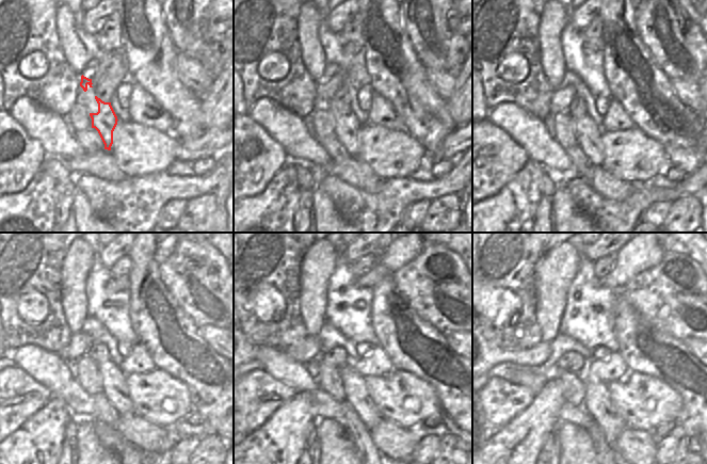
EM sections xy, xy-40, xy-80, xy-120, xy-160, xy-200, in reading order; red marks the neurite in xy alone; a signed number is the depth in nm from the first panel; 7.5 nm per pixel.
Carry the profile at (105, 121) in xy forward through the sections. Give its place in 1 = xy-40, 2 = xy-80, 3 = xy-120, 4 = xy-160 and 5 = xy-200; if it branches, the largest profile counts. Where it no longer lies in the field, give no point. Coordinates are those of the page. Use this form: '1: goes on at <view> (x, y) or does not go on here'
1: goes on at xy-40 (347, 127)
2: goes on at xy-80 (589, 133)
3: goes on at xy-120 (115, 388)
4: goes on at xy-160 (356, 392)
5: goes on at xy-200 (597, 402)

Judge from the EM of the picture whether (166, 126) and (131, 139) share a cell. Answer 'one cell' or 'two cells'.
two cells

